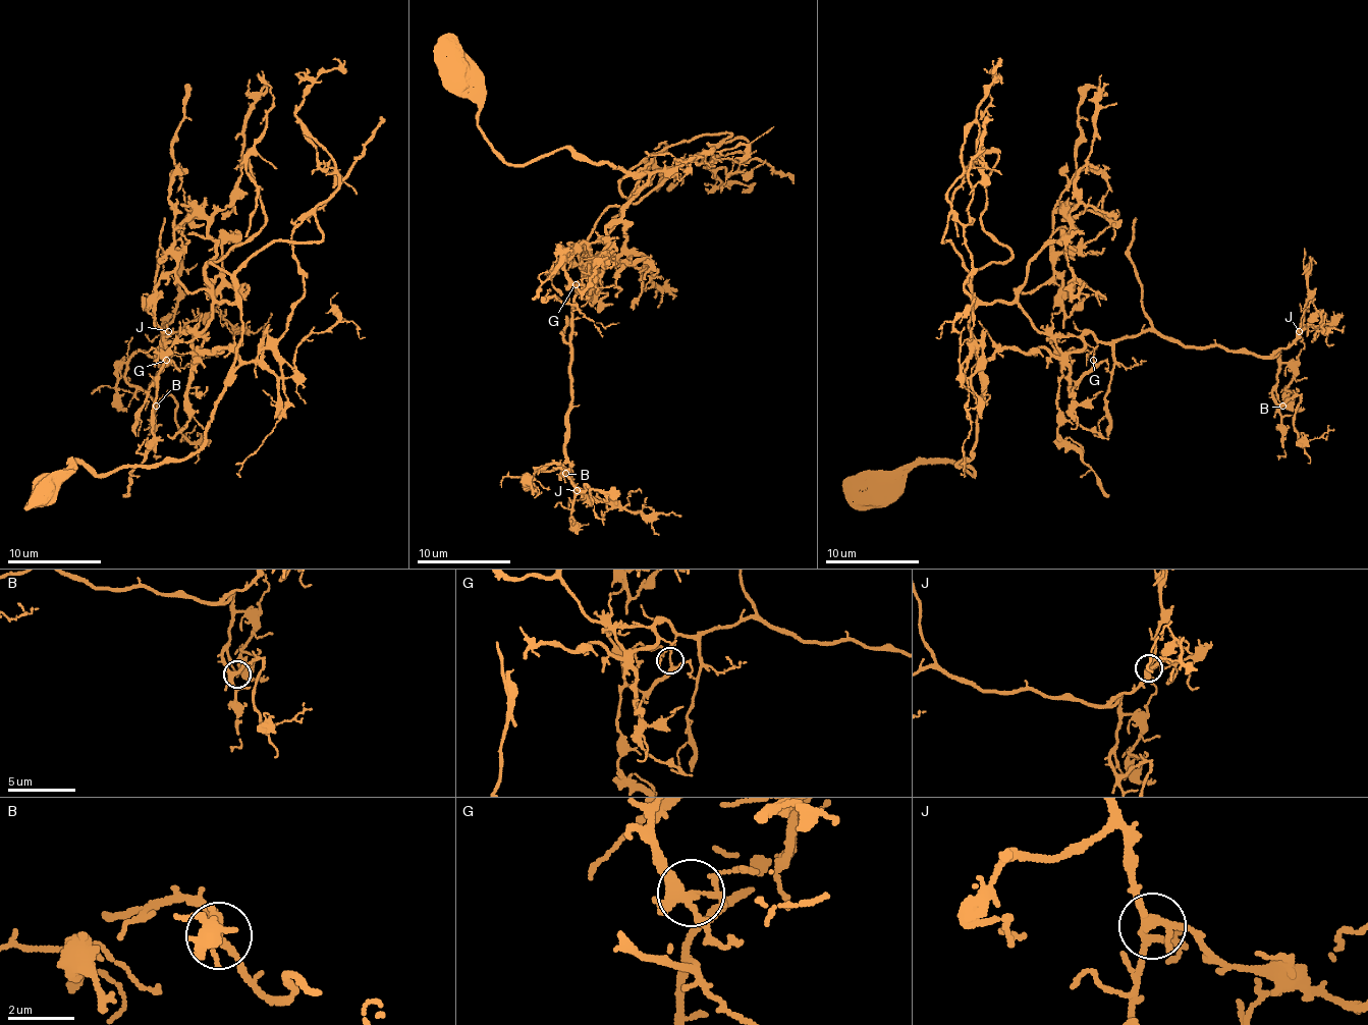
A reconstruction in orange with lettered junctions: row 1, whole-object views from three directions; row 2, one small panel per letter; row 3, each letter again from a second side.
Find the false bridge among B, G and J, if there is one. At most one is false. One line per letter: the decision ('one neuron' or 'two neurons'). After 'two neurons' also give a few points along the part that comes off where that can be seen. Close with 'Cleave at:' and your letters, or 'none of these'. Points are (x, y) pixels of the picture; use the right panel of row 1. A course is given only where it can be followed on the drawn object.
B: one neuron
G: two neurons; course (1092, 359), (1097, 344), (1158, 331), (1196, 347), (1280, 352), (1275, 401), (1299, 401), (1301, 441), (1329, 425)
J: one neuron
Cleave at: G

